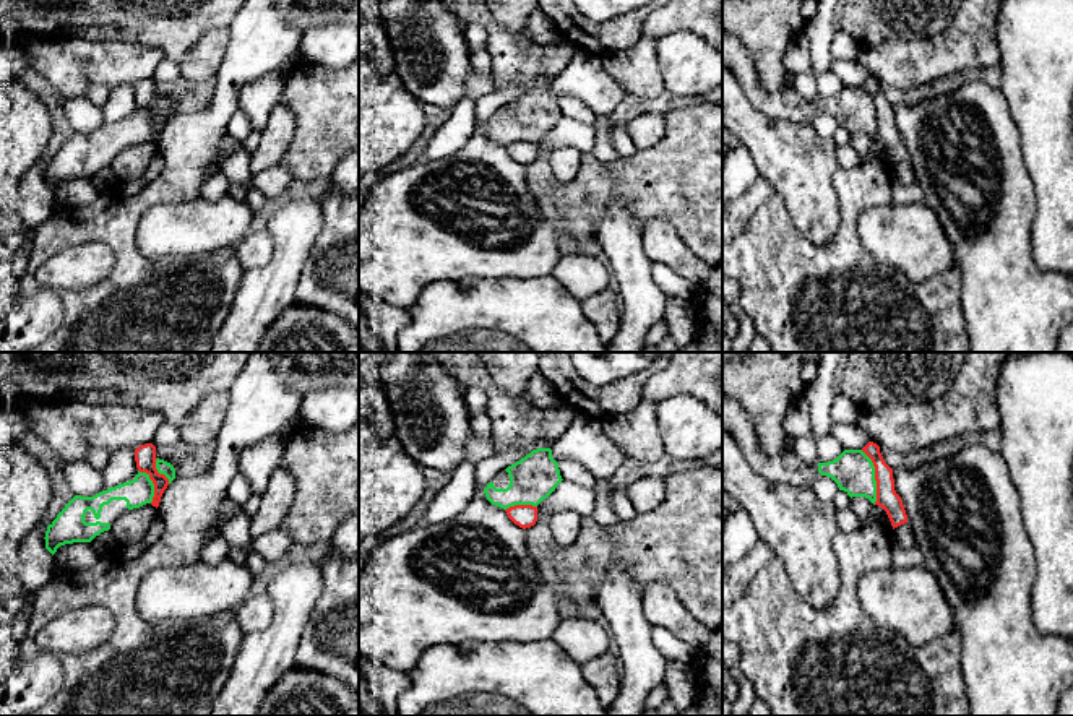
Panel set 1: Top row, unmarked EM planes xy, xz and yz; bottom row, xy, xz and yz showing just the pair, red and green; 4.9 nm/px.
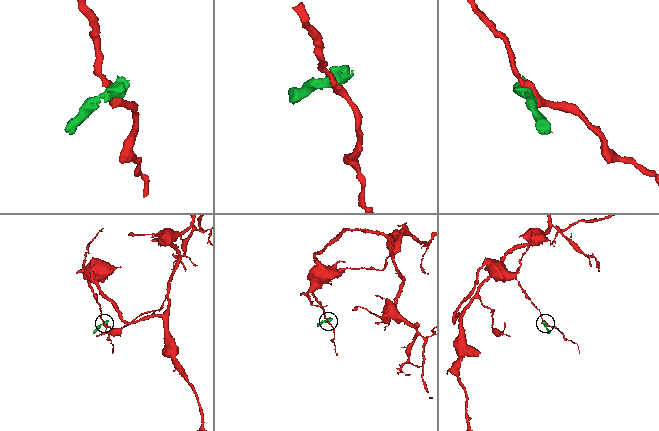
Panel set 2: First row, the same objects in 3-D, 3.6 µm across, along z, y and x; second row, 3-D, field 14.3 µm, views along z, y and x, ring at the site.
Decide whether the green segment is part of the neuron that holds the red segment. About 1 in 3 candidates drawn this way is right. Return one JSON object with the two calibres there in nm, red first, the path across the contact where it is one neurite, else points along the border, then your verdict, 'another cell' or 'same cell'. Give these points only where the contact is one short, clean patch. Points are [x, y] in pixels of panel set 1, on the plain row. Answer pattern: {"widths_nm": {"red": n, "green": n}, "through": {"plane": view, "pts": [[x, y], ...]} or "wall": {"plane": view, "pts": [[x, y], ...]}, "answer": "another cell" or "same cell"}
{"widths_nm": {"red": 110, "green": 200}, "wall": {"plane": "yz", "pts": [[861, 86], [874, 103], [875, 140]]}, "answer": "another cell"}

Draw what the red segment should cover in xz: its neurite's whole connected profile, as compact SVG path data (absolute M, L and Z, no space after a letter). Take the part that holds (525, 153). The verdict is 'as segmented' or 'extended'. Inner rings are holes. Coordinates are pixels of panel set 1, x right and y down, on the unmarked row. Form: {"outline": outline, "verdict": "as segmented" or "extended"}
{"outline": "M515 141L505 148L508 154L523 166L534 162L537 157L537 143L532 141Z", "verdict": "as segmented"}

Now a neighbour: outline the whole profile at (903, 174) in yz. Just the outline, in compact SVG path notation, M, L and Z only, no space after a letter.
M904 159L891 167L893 182L899 185L916 183L914 170L909 159Z

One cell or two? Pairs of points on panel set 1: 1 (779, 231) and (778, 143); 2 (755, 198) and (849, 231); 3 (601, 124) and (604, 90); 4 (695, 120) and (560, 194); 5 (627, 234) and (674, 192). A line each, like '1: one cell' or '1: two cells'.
1: two cells
2: two cells
3: one cell
4: one cell
5: two cells

